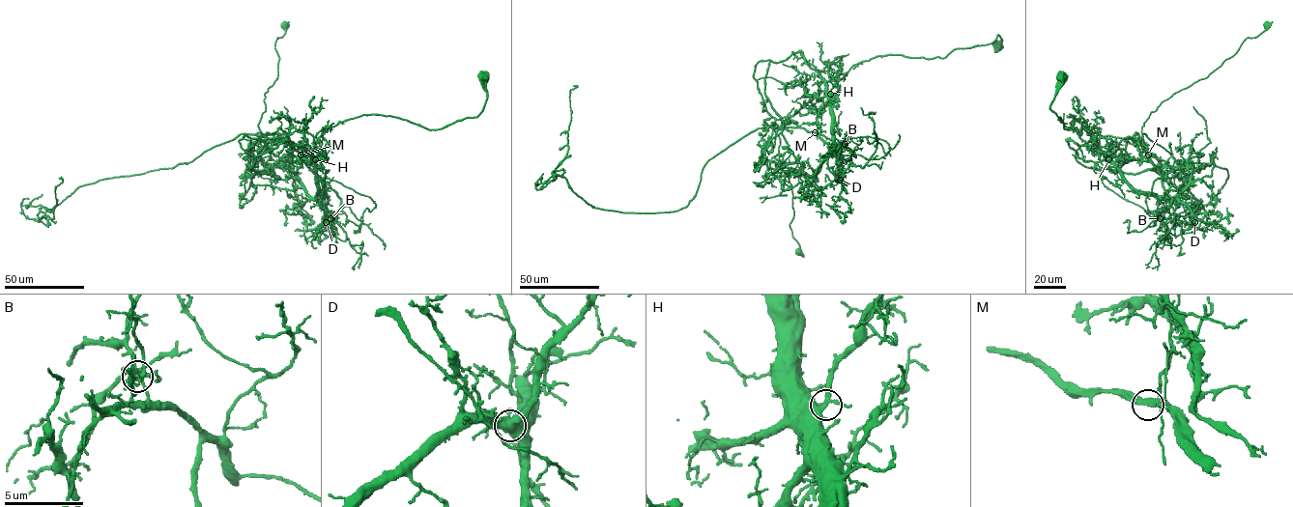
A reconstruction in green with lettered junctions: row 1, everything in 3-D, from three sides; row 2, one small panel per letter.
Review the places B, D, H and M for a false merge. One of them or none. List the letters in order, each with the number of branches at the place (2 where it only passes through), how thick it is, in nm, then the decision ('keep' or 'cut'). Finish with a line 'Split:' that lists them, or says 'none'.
B: 6 | 300 nm | cut
D: 4 | 500 nm | keep
H: 4 | 400 nm | keep
M: 3 | 300 nm | keep
Split: B

